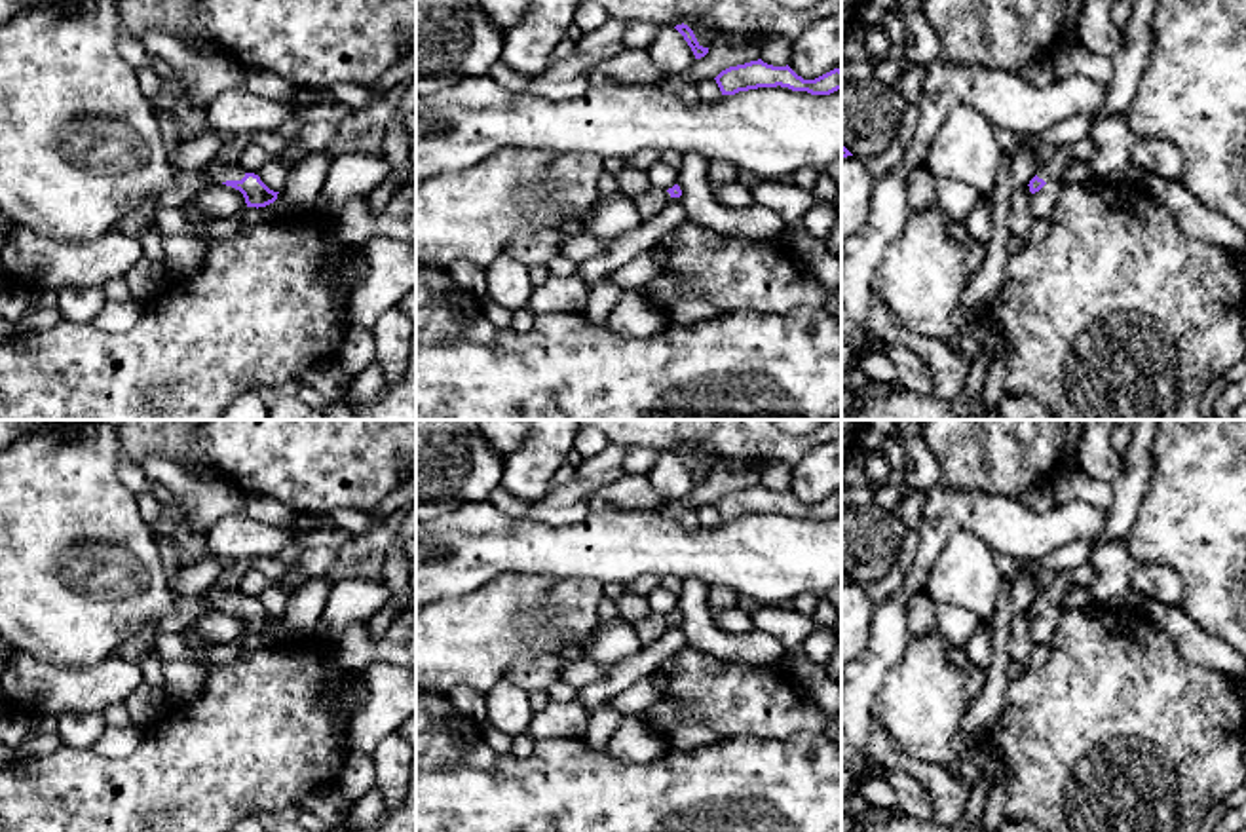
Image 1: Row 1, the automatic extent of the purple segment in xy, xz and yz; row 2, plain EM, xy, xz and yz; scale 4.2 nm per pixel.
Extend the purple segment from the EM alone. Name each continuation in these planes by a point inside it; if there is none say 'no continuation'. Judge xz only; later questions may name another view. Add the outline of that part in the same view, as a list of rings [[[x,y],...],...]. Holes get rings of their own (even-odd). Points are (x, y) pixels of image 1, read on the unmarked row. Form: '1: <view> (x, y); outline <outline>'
1: xz (652, 627); outline [[[657,614],[634,623],[642,646],[653,644],[670,625],[672,623],[667,615]]]

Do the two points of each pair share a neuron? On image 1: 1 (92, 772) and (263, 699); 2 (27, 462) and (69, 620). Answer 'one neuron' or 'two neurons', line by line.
1: one neuron
2: one neuron

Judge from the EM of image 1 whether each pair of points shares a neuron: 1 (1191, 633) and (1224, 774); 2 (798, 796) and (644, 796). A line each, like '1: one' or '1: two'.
1: two
2: one

